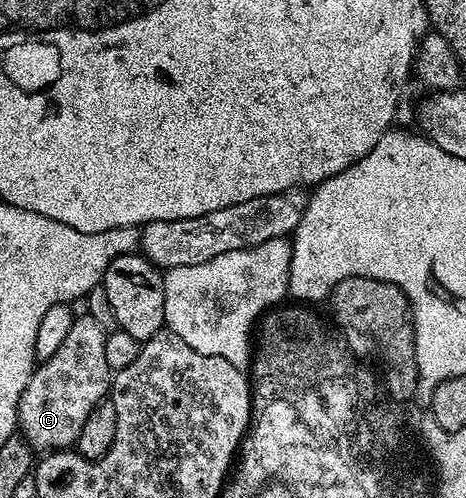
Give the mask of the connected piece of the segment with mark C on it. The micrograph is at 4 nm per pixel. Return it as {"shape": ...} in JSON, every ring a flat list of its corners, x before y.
{"shape":[[77,316,58,351,33,368,16,416,19,432,33,450,71,450,82,435,82,423,86,423,90,411,109,396,114,370,106,363,107,338,106,330,98,327,92,317]]}

